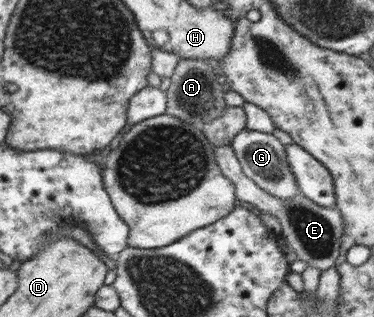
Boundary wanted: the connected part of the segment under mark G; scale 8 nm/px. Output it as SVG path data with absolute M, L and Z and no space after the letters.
M243 128L232 137L229 144L242 173L261 189L280 200L289 200L293 196L300 195L294 173L290 170L290 163L287 161L287 153L283 153L283 145L273 135L267 135L267 130L259 132Z

